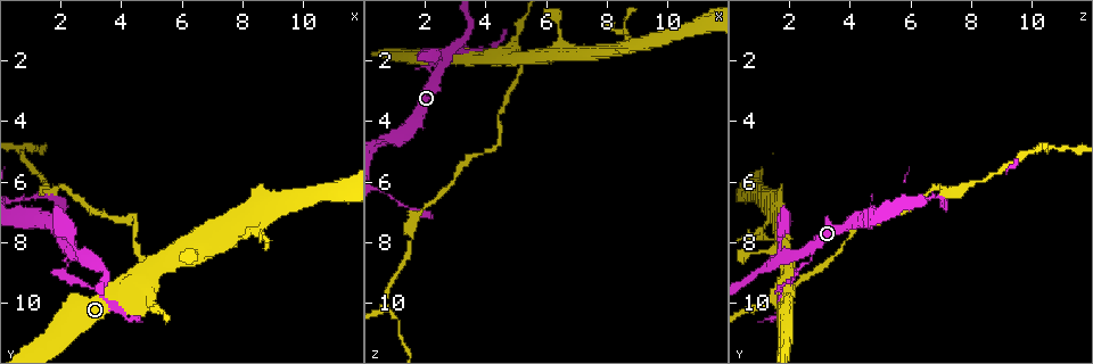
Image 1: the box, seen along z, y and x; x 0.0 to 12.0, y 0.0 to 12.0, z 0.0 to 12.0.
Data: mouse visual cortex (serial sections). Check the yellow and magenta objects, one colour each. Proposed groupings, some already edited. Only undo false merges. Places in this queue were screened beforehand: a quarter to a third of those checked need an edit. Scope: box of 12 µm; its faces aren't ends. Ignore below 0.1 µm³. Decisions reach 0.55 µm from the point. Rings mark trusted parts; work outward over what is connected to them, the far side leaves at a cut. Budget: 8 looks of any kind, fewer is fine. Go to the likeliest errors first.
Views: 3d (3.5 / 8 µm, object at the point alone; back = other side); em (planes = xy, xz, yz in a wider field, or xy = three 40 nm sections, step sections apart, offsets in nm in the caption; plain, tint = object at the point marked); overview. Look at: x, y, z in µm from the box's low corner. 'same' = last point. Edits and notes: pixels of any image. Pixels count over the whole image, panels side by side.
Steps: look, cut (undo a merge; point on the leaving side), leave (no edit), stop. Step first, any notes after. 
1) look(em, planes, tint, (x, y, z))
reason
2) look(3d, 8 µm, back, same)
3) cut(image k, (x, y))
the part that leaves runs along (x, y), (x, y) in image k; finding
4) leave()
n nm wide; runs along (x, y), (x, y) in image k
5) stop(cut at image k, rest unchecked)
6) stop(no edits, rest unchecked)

look(3d, 8 µm, (2.3, 8.4, 2.5))
abrupt turn

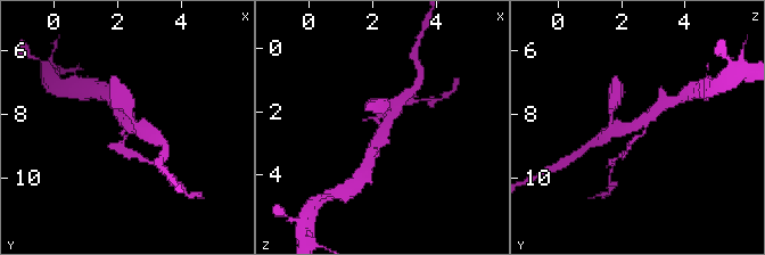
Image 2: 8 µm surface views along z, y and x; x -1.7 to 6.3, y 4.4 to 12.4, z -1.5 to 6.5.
look(3d, 3.5 µm, (2.3, 8.4, 2.5))
closer look

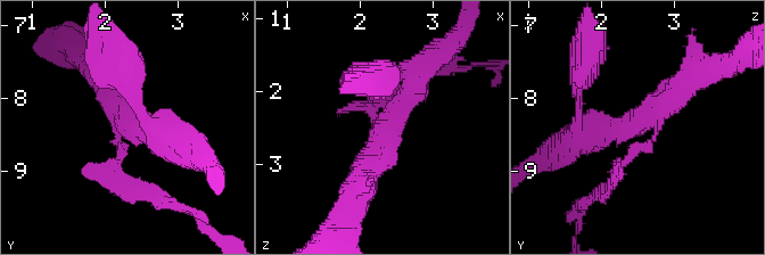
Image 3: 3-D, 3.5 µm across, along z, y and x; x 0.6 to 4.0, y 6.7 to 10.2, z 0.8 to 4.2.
cut(image 3, (103, 169))
the part that leaves runs along (122, 142), (112, 178), (167, 203) in image 3; a second cell is stuck on

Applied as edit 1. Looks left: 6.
look(3d, 3.5 µm, (4.9, 9.4, 1.7))
four-way junction

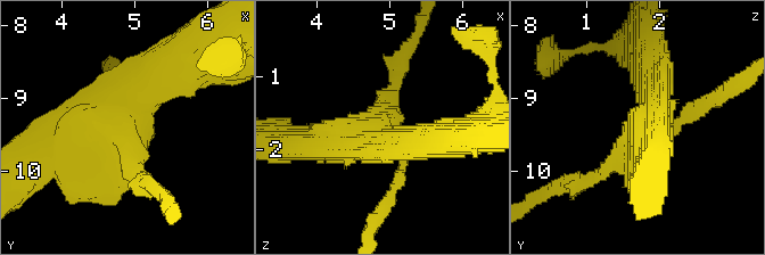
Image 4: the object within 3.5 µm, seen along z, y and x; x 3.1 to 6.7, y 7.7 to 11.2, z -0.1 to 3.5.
look(em, xy, step 1, tint, same)

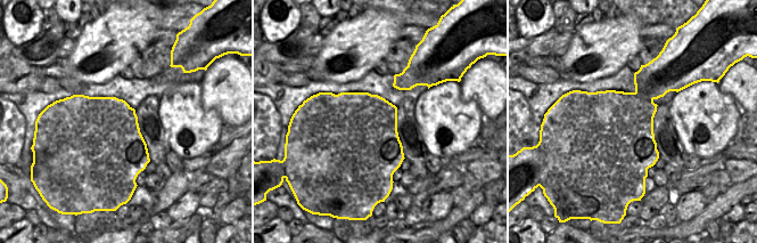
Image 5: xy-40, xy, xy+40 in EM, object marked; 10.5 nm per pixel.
cut(image 4, (134, 151))
a second cell is stuck on

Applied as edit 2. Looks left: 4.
look(overview)

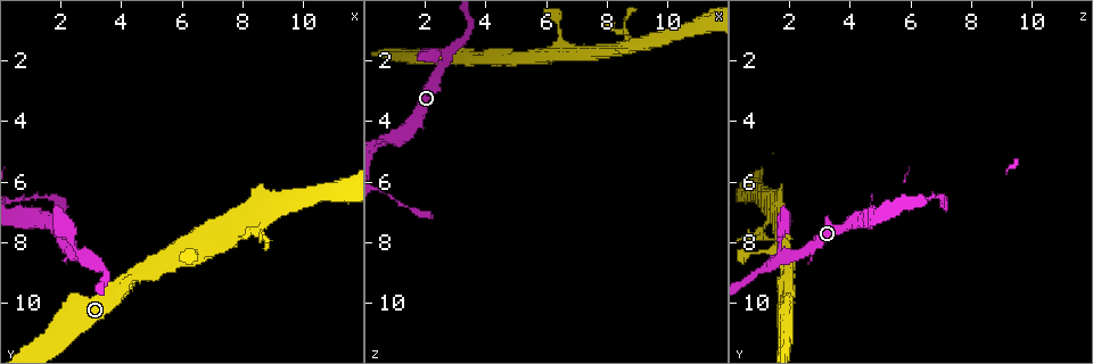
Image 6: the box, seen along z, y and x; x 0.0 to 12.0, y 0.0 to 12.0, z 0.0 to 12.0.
look(3d, 8 µm, (8.6, 7.0, 1.6))
branch point

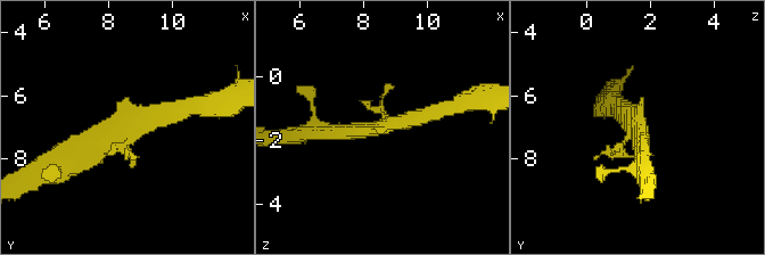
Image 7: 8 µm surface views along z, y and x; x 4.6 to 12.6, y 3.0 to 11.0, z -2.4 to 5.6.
look(em, xy, step 3, tint, (8.6, 7.0, 1.5))

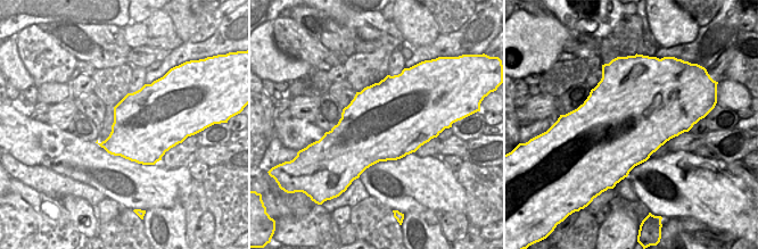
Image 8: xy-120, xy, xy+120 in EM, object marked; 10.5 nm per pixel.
leave()
runs along (101, 141), (122, 128), (158, 114) in image 7; one cell here

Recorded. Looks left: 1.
stop(cut at image 3, cut at image 4, rest unchecked)

